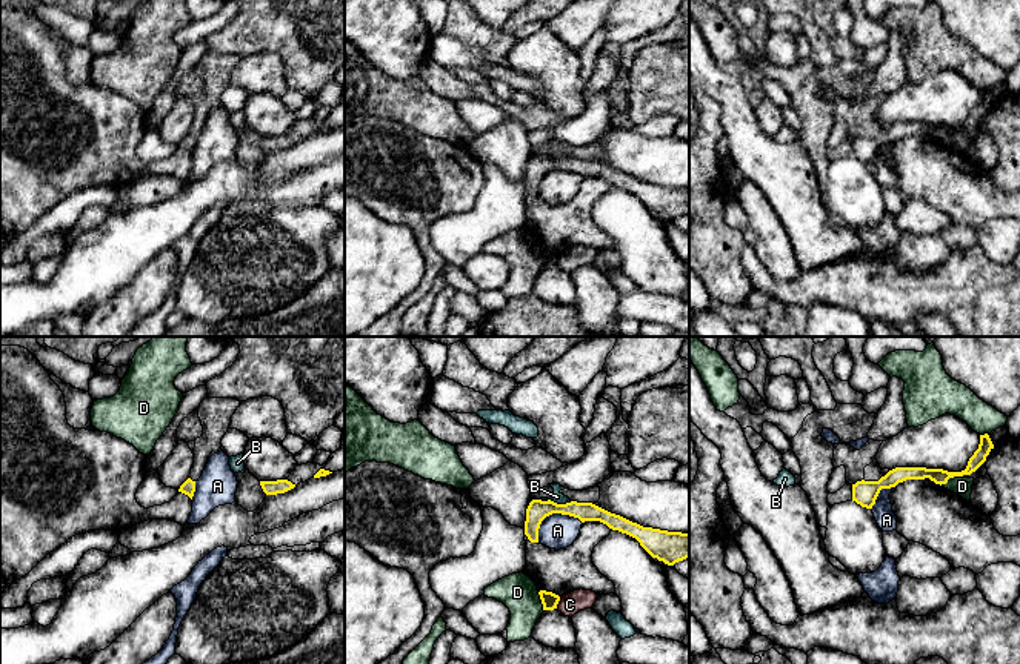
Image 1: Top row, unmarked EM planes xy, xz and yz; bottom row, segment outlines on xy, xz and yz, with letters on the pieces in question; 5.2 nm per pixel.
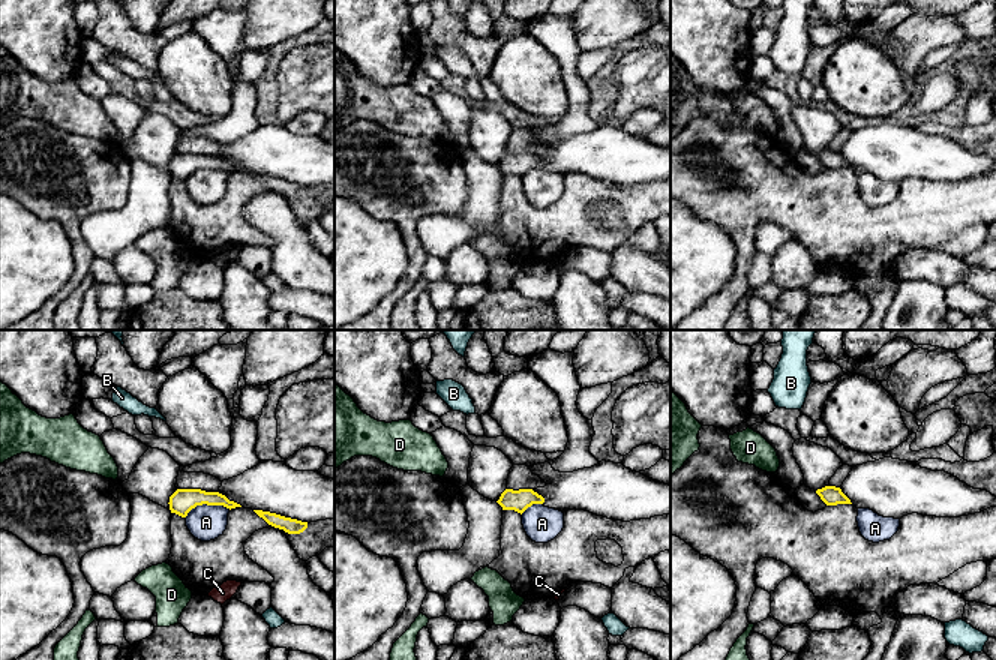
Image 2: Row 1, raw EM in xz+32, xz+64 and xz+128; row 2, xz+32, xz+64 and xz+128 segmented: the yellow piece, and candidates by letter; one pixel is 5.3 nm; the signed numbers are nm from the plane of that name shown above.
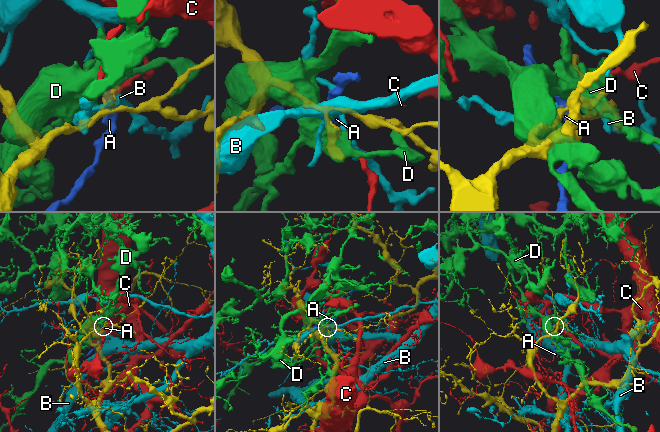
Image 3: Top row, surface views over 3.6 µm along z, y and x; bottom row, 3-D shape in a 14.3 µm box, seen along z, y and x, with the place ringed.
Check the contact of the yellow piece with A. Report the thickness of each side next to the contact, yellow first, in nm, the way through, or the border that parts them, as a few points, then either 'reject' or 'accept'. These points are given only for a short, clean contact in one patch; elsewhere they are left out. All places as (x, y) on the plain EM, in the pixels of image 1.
110 nm thick on the yellow side, 180 nm on the other; border along xz (582, 179), (568, 171), (550, 169), (540, 180), (537, 197); reject

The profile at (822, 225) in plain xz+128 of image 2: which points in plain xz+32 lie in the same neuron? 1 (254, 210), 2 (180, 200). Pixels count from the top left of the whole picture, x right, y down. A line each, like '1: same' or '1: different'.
1: different
2: same

